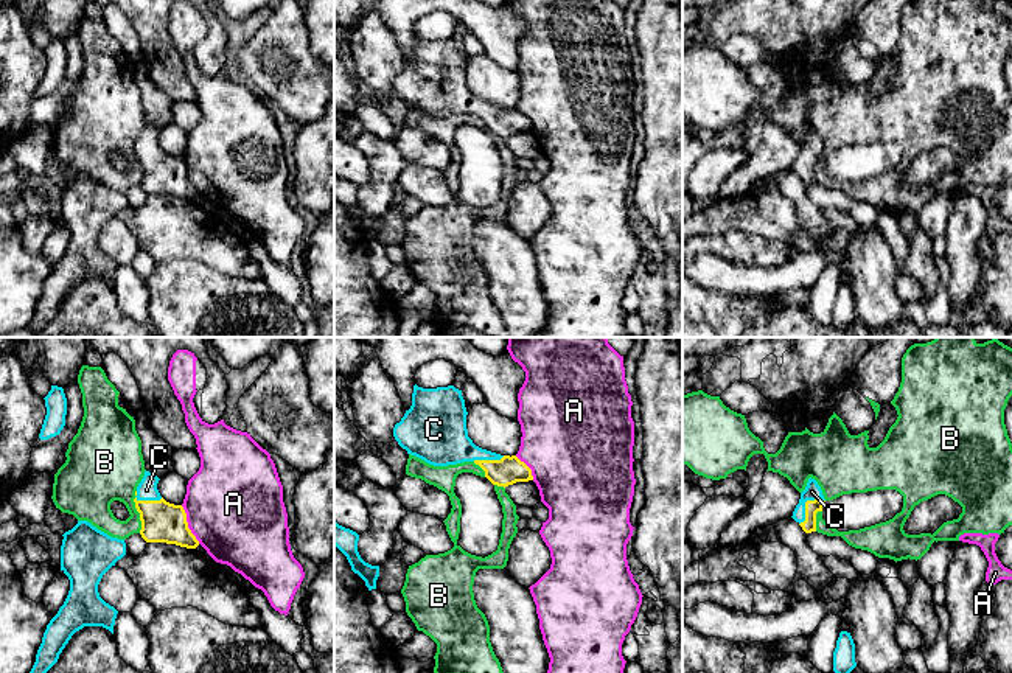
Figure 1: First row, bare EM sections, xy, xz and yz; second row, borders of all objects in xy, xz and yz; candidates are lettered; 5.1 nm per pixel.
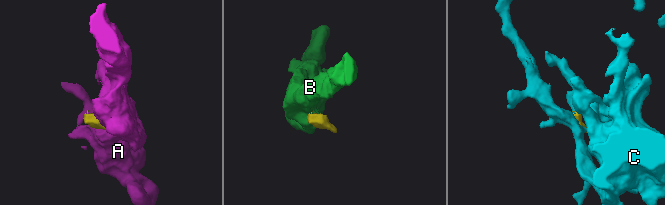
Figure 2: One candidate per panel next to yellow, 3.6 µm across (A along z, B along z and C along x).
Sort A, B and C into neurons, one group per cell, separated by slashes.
A / B / C

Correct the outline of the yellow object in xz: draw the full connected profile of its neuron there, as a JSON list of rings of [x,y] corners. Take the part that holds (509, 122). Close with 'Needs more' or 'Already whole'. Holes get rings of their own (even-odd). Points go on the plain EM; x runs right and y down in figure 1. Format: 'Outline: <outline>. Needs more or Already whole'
Outline: [[[414,37],[412,58],[393,79],[398,96],[434,118],[474,113],[497,138],[533,132],[532,121],[516,107],[501,107],[473,95],[466,81],[462,42],[454,37]]]. Needs more

